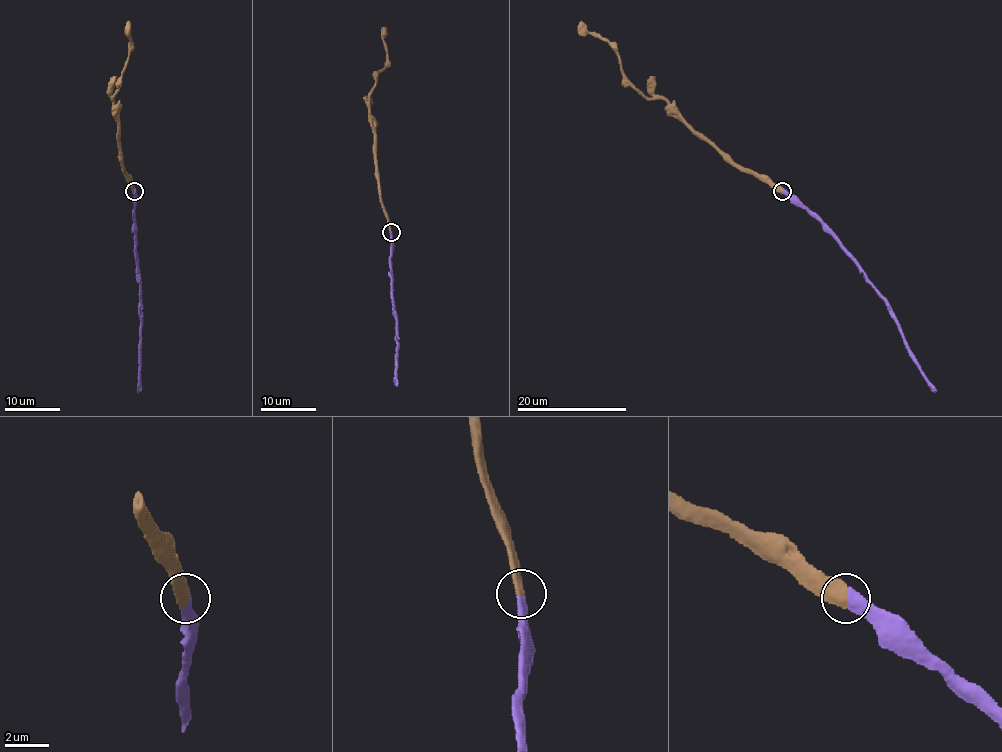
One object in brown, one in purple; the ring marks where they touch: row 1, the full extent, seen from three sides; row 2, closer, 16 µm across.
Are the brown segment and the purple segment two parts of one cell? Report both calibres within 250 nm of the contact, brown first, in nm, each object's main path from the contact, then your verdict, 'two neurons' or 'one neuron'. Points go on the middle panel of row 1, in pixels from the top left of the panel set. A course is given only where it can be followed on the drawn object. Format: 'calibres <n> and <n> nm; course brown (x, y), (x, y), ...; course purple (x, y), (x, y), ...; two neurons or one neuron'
calibres 600 and 550 nm; course brown (391, 231), (380, 201), (376, 121), (369, 113), (369, 97), (384, 68), (385, 31); course purple (391, 233), (395, 385); one neuron

